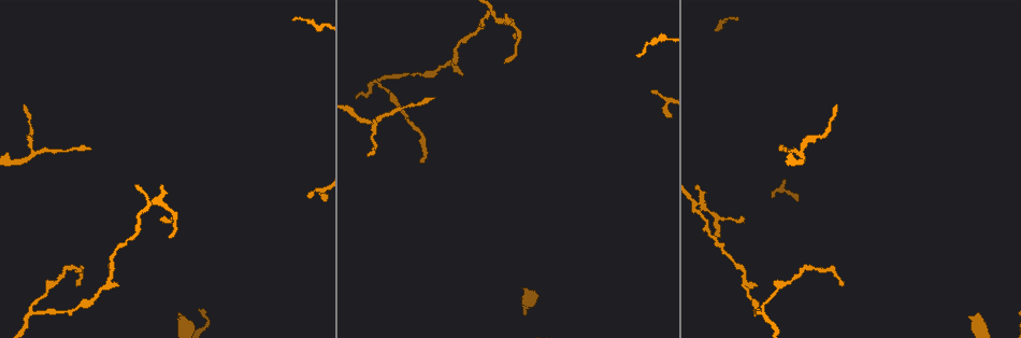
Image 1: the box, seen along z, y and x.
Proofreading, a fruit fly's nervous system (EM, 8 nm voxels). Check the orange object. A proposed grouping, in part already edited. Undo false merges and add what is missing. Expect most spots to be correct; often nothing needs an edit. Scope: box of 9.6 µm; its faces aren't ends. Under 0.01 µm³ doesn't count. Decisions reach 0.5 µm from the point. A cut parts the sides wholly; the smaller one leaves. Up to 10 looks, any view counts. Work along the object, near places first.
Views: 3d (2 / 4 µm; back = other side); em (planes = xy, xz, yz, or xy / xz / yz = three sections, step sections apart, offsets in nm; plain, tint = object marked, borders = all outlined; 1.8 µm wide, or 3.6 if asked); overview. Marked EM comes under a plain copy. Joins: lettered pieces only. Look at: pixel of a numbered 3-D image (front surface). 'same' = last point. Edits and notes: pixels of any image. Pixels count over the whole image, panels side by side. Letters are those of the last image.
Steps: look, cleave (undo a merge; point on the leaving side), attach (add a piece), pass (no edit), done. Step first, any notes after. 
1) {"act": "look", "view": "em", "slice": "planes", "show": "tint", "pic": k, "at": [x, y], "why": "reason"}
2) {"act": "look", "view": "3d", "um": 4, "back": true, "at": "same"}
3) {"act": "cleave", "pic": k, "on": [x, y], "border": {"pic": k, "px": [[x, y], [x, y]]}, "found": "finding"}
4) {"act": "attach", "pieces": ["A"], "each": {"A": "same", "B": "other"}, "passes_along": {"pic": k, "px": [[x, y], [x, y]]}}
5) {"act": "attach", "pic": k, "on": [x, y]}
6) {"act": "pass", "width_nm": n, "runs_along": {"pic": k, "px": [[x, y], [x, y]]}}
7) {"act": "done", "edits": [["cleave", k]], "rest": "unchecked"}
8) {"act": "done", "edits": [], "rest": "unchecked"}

{"act": "look", "view": "3d", "um": 2, "pic": 1, "at": [781, 150], "why": "thin end"}

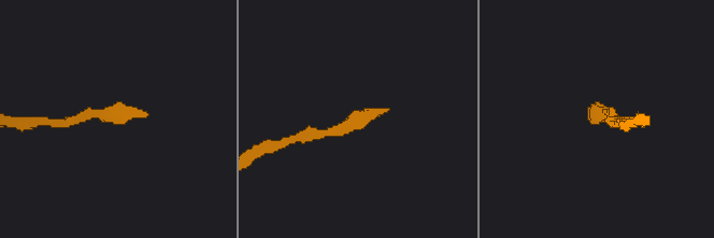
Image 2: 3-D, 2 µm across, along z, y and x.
{"act": "look", "view": "em", "slice": "planes", "show": "borders", "pic": 2, "at": [591, 119]}

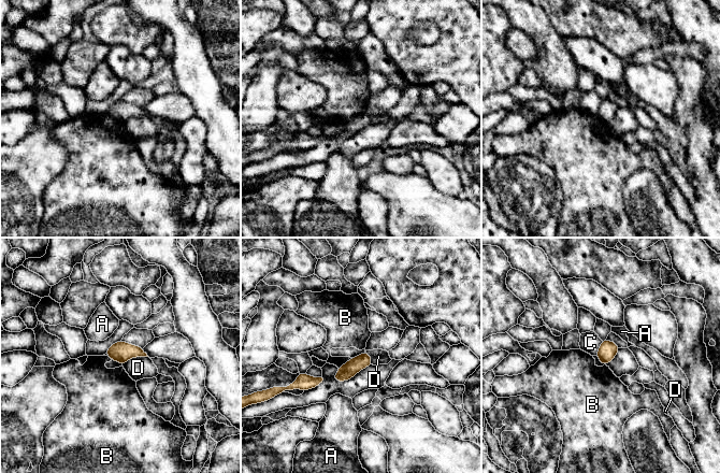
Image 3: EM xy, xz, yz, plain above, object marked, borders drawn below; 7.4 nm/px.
{"act": "pass", "each": {"A": "other", "B": "other", "C": "other", "D": "other"}, "border": {"pic": 3, "px": [[351, 358], [339, 369]]}, "found": "none of them fits"}

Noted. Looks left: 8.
{"act": "look", "view": "em", "slice": "xy", "step": 16, "show": "tint", "pic": 1, "at": [841, 284], "why": "end of a long branch"}

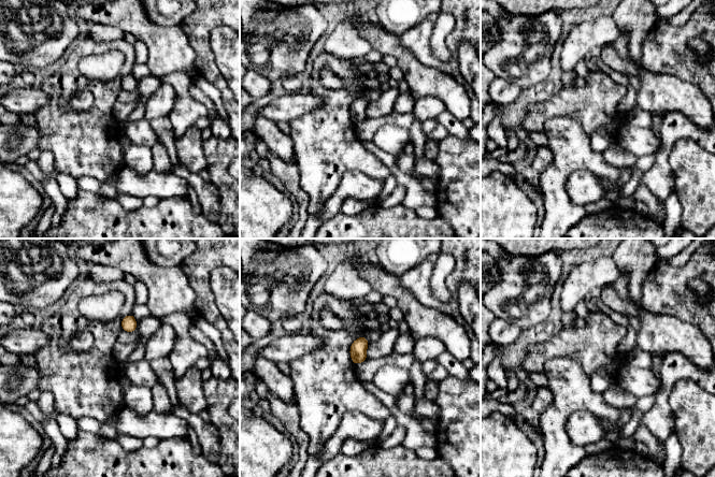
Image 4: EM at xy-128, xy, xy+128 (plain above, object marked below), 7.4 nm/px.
{"act": "look", "view": "em", "slice": "planes", "show": "borders", "at": "same"}

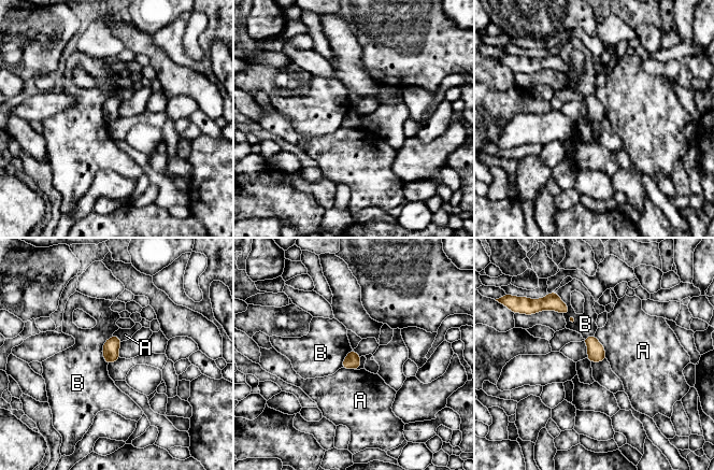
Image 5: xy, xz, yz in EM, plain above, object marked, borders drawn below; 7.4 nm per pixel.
{"act": "pass", "each": {"A": "other", "B": "other"}, "border": {"pic": 5, "px": [[112, 335], [102, 349], [106, 364]]}, "found": "no lettered piece goes on from it"}

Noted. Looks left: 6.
{"act": "look", "view": "em", "slice": "xz", "step": 8, "show": "tint", "pic": 1, "at": [419, 74], "why": "narrows sharply"}

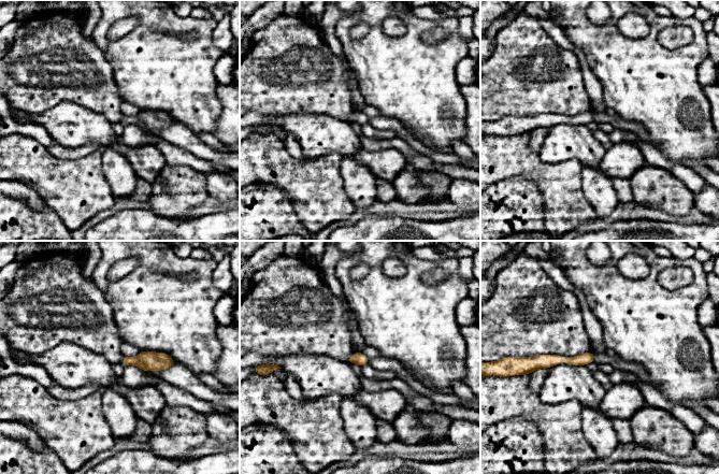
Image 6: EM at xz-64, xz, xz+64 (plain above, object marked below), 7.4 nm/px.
{"act": "look", "view": "em", "slice": "planes", "show": "borders", "at": "same"}

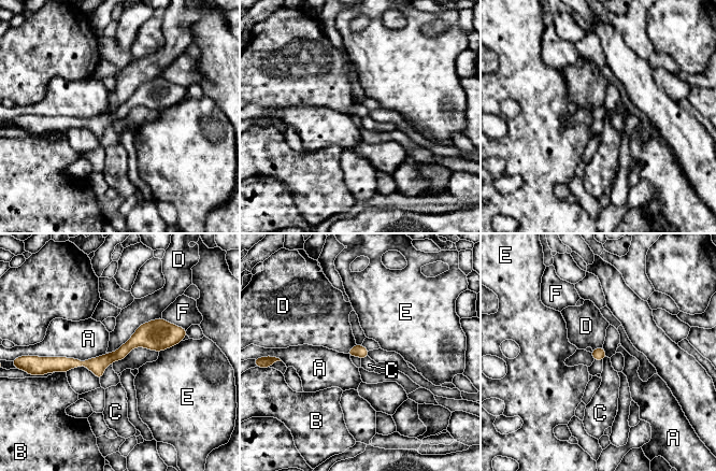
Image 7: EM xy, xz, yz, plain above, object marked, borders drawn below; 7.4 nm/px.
{"act": "pass", "width_nm": 90, "each": {"A": "other", "B": "other", "C": "other", "D": "other", "E": "other", "F": "other"}, "runs_along": {"pic": 7, "px": [[181, 334], [145, 336], [100, 364], [55, 359]]}, "found": "all the same neuron"}

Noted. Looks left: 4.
{"act": "look", "view": "3d", "um": 4, "pic": 1, "at": [697, 202]}

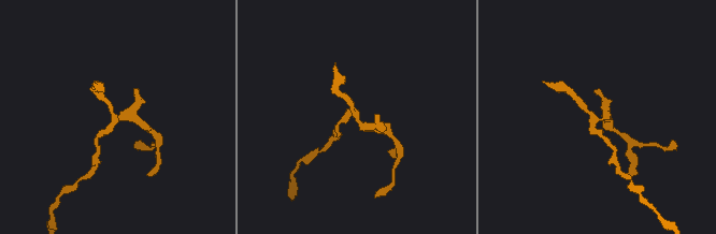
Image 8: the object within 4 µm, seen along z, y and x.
{"act": "look", "view": "em", "slice": "planes", "show": "borders", "pic": 8, "at": [596, 122], "why": "now the EM"}

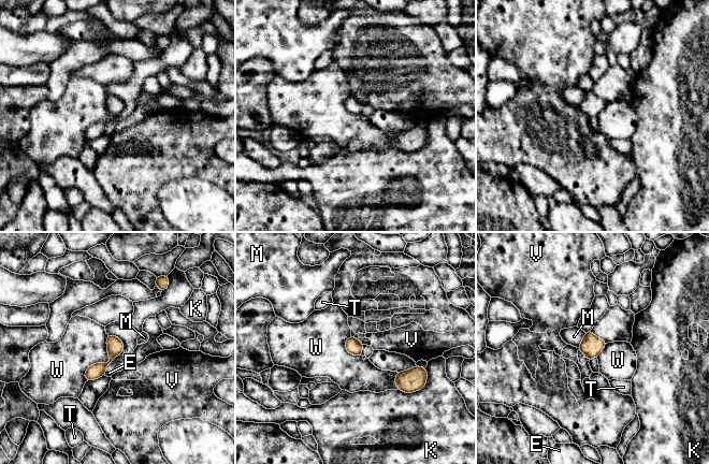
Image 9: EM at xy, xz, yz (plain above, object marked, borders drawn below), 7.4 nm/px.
{"act": "pass", "longest_contact_nm": ["W", 380], "each": {"E": "other", "K": "other", "M": "other", "T": "other", "V": "other", "W": "other"}, "runs_along": {"pic": 9, "px": [[118, 342], [111, 360], [87, 376]]}, "found": "one neuron here"}

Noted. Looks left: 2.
{"act": "done", "edits": [], "rest": "unchecked"}

